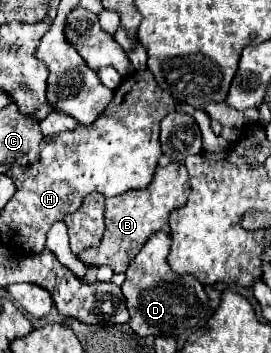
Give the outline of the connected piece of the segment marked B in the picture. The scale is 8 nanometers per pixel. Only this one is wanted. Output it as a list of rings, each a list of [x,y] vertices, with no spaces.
[[[168,164],[162,168],[162,172],[156,172],[156,176],[148,188],[128,190],[120,196],[106,198],[104,242],[100,244],[100,250],[86,250],[86,254],[80,254],[80,258],[94,266],[108,264],[114,272],[124,272],[154,232],[168,230],[170,212],[174,208],[184,206],[188,202],[190,192],[192,192],[192,186],[190,186],[190,176],[186,172],[186,166]]]

